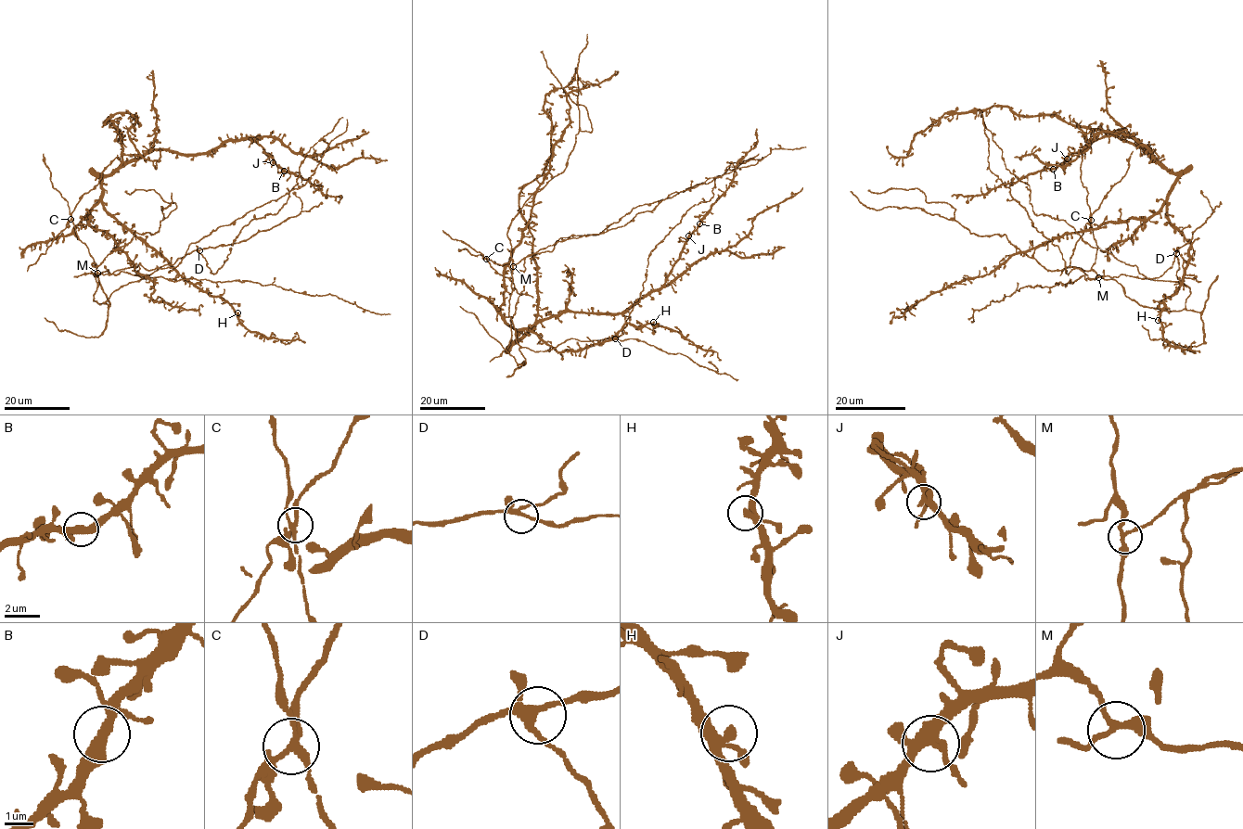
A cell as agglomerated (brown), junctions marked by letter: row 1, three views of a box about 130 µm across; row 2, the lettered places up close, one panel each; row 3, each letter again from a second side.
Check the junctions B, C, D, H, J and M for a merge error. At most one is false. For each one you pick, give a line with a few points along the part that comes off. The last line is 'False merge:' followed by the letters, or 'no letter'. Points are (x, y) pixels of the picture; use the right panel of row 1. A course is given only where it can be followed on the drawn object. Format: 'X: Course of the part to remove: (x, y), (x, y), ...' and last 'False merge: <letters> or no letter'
C: Course of the part to remove: (1091, 220), (1091, 215), (1127, 170), (1128, 158), (1133, 150)
False merge: C

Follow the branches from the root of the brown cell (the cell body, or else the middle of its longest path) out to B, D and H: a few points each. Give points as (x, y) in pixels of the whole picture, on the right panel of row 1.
B: (1055, 270), (1032, 257), (1036, 248), (1109, 222), (1149, 219), (1176, 176), (1121, 133), (1097, 138), (1053, 168)
D: (1055, 270), (1092, 270), (1116, 280), (1140, 304), (1181, 311), (1190, 288), (1176, 276), (1176, 253)
H: (1055, 270), (1036, 248), (1149, 219), (1166, 201), (1189, 264), (1158, 320)

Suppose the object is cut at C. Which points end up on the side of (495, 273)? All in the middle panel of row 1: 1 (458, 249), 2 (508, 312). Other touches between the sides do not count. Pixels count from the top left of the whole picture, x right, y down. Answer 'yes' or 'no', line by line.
1: no
2: no

